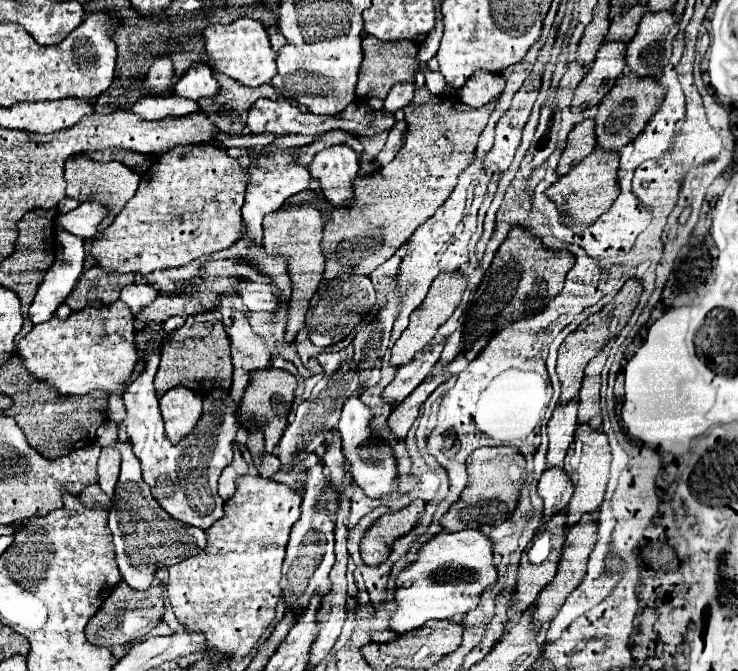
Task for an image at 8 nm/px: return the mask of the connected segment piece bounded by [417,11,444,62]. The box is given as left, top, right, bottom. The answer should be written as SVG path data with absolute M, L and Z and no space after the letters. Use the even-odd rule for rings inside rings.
M436 11L435 28L427 35L425 41L420 44L417 61L428 62L431 58L436 56L443 35L443 28L443 17Z

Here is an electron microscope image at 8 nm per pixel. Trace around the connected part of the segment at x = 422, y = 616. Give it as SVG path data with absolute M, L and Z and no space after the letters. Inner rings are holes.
M477 529L457 533L439 531L429 541L421 543L415 561L405 567L395 581L395 611L389 617L389 629L407 633L423 627L429 619L451 619L477 607L479 595L497 579L491 559L491 541Z

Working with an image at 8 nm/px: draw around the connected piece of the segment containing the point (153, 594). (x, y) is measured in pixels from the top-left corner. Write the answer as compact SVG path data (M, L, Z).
M155 579L153 587L145 591L133 591L125 581L121 581L111 595L105 599L101 609L93 615L93 619L85 627L87 641L95 647L113 647L133 643L153 629L153 625L163 617L163 597L161 597L161 581Z

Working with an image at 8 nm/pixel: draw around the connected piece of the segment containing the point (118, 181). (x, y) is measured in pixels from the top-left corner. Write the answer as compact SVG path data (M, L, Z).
M77 155L65 161L65 181L67 181L67 197L83 203L83 201L101 201L101 205L107 209L107 217L101 221L97 235L105 231L115 219L115 215L125 207L125 203L135 195L139 185L139 173L129 171L123 163L95 163L85 155Z

